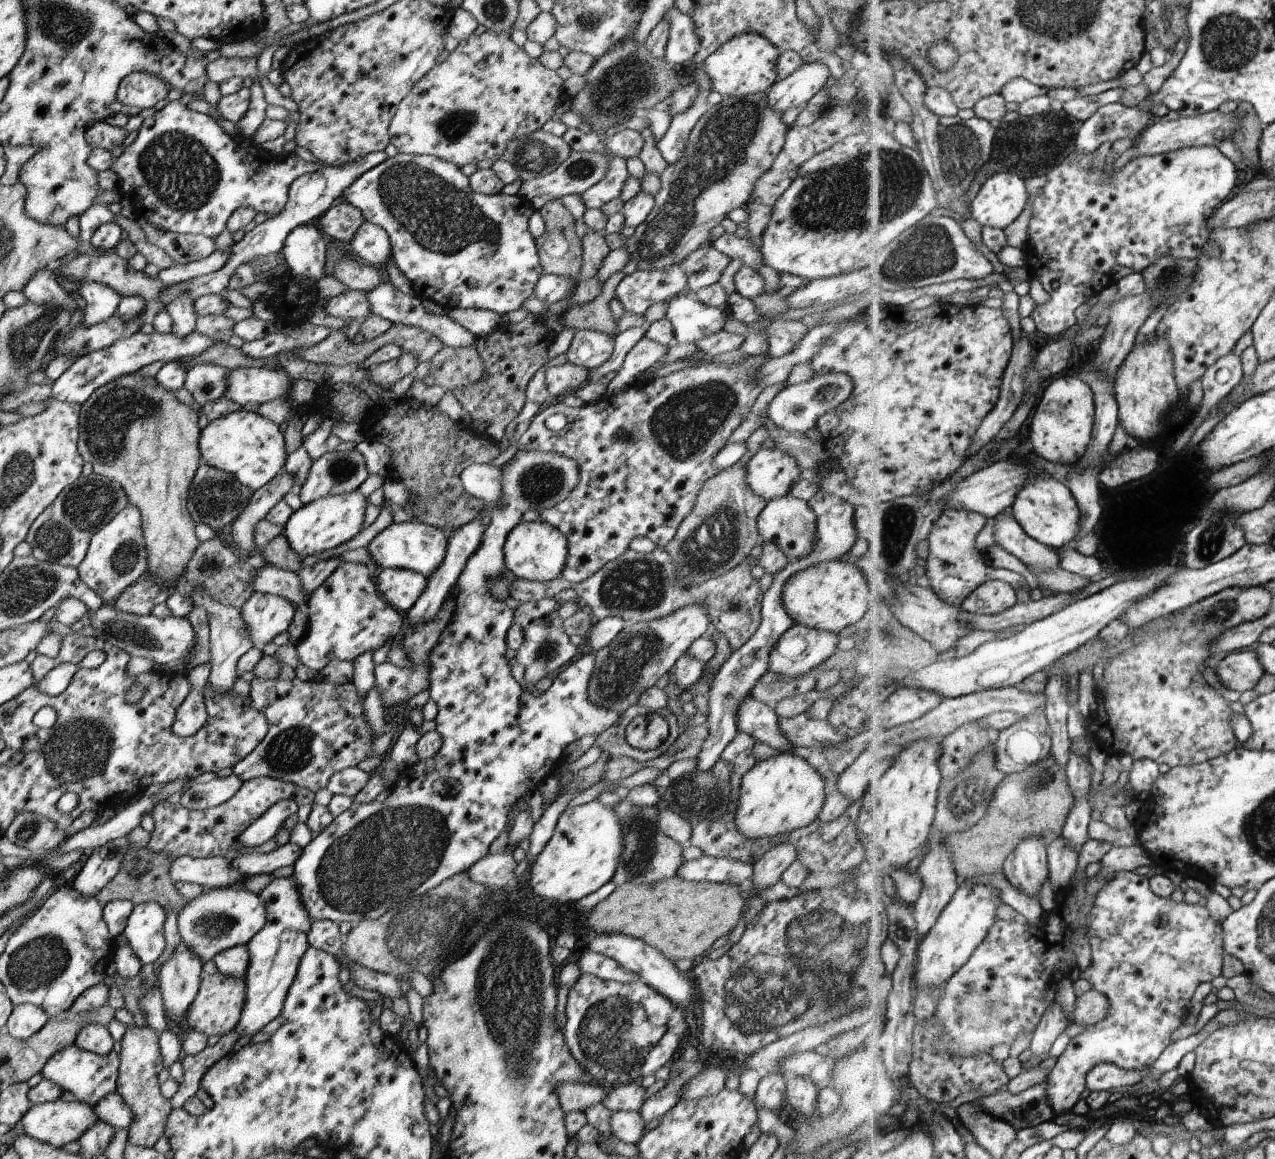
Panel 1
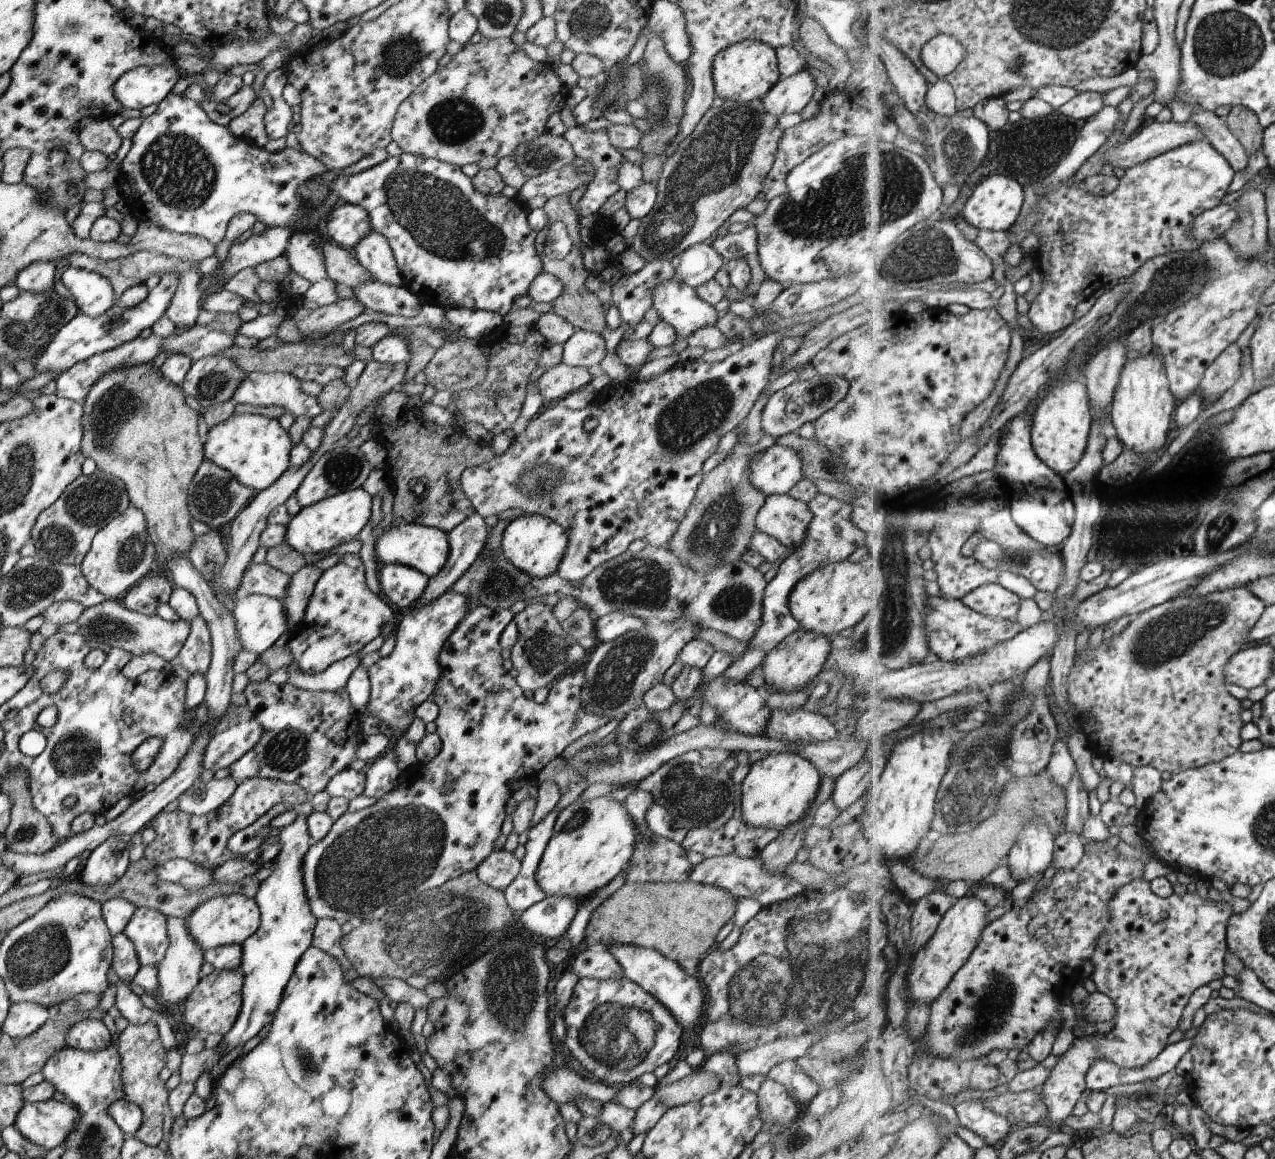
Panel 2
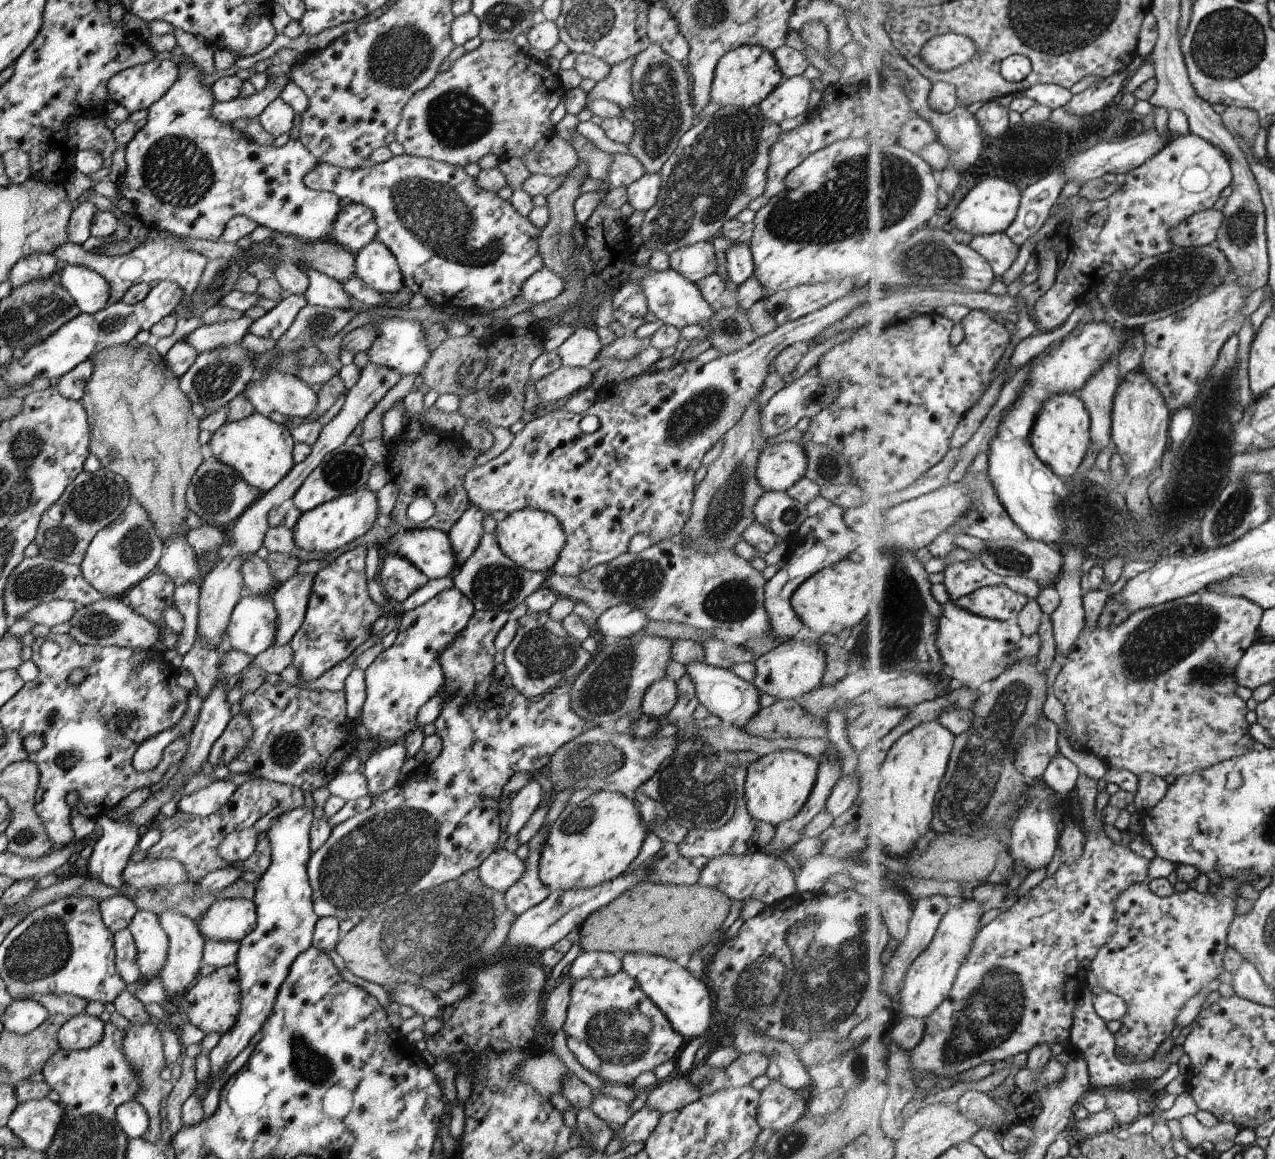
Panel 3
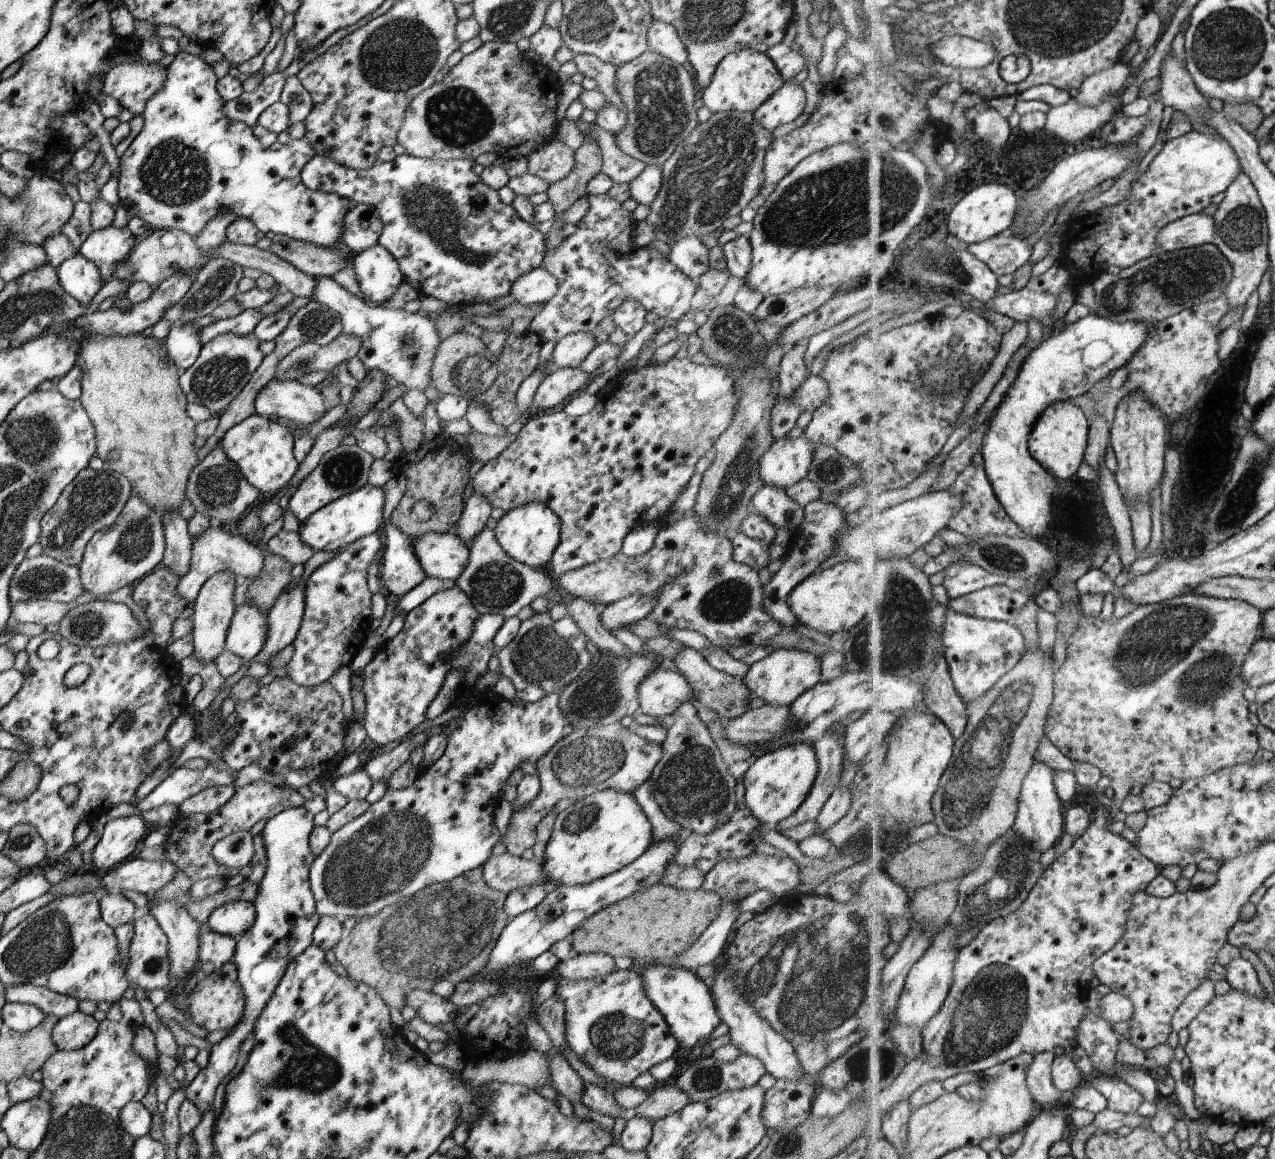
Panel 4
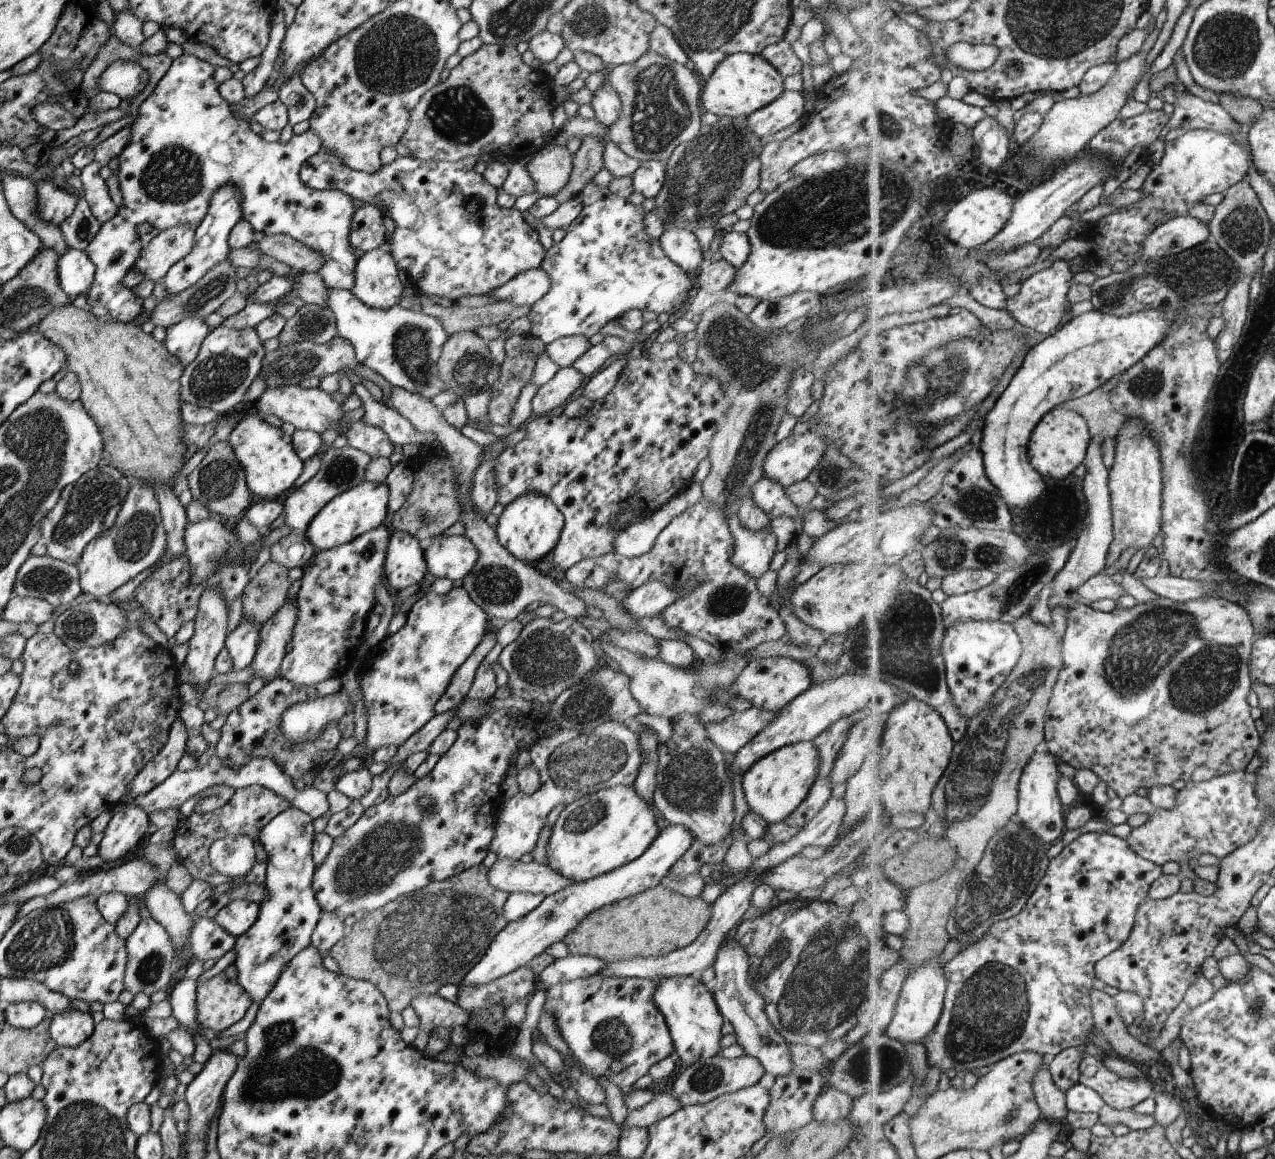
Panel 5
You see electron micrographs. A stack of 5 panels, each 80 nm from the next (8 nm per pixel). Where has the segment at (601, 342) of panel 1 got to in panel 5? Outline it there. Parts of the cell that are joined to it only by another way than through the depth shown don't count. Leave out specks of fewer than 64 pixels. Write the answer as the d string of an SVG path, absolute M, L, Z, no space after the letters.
M569 335L555 339L544 346L545 354L559 368L569 367L576 358L579 358L591 345L589 339L583 335Z

